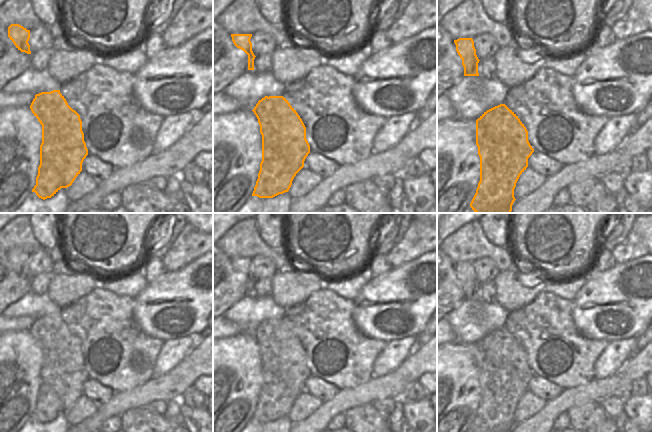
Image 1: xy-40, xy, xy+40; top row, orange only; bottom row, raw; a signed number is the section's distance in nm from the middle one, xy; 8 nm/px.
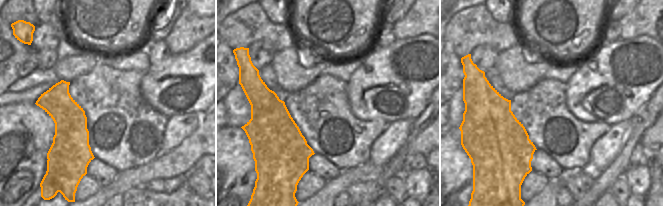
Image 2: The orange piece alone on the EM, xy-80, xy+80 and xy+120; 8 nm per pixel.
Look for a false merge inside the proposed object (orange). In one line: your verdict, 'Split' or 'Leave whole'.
Split

